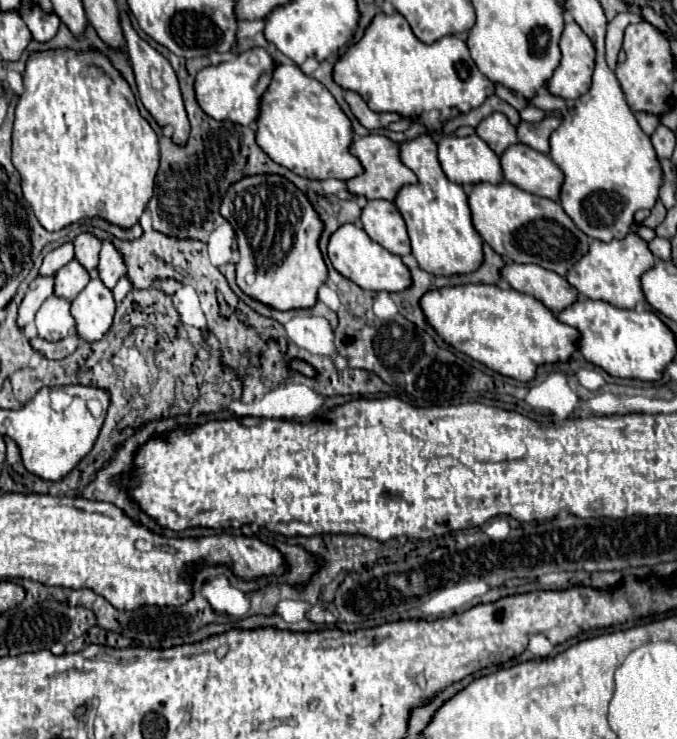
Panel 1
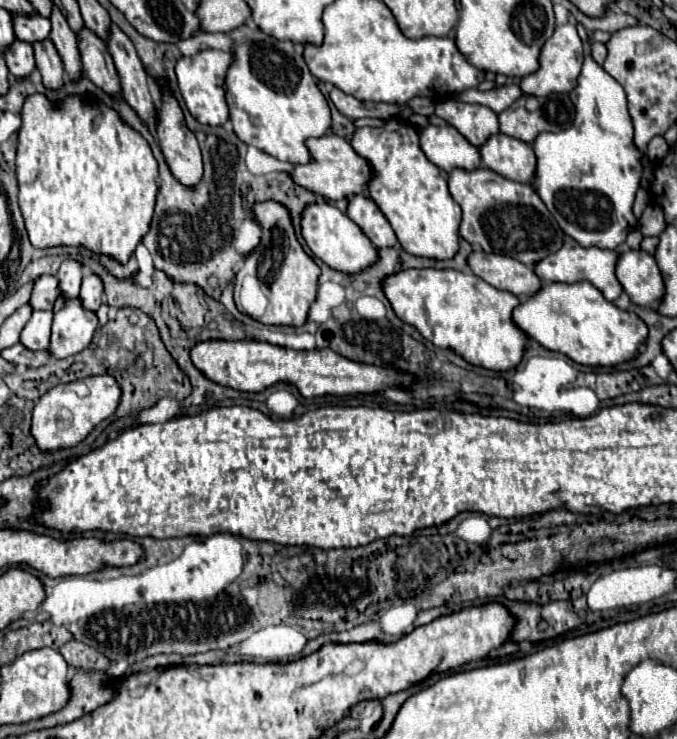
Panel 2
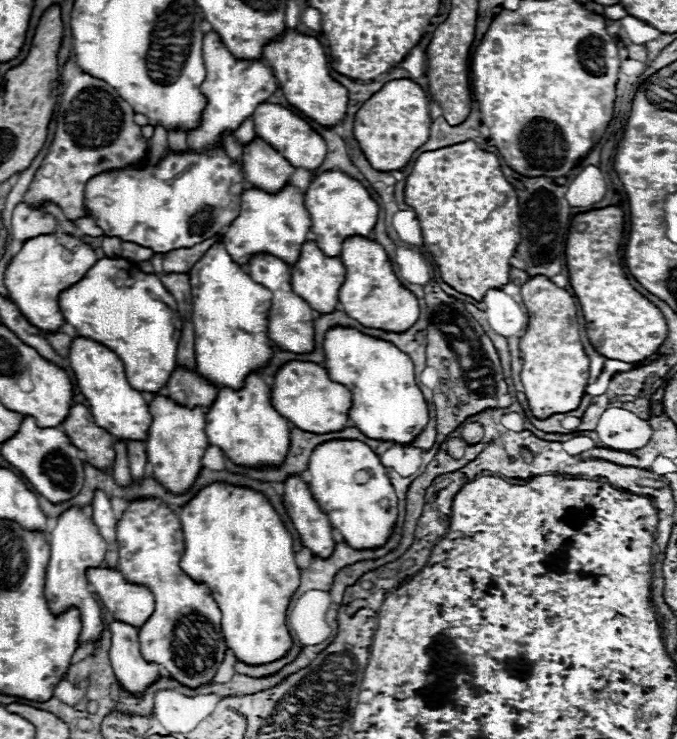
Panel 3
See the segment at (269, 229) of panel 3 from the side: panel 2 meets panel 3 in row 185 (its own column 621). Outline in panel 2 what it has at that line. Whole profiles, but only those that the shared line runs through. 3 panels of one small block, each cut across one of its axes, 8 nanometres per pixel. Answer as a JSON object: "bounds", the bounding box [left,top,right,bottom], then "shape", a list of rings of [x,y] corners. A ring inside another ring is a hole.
{"bounds":[534,238,622,302],"shape":[[[566,238],[560,252],[548,254],[544,260],[538,260],[534,264],[534,272],[542,282],[578,282],[588,280],[592,286],[596,286],[608,302],[614,302],[618,294],[622,292],[620,282],[614,276],[614,264],[616,264],[616,252],[614,250],[600,250],[600,248],[582,248],[576,240]]]}

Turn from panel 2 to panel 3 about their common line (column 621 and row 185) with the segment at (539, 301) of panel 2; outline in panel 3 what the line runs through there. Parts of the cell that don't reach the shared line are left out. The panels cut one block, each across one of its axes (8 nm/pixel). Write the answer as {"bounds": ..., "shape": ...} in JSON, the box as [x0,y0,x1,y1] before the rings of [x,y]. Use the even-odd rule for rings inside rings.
{"bounds":[304,170,378,256],"shape":[[[328,170],[316,176],[304,196],[304,208],[312,218],[310,238],[326,256],[340,256],[342,242],[346,236],[368,236],[376,224],[378,204],[372,200],[370,192],[354,178],[340,170]]]}

